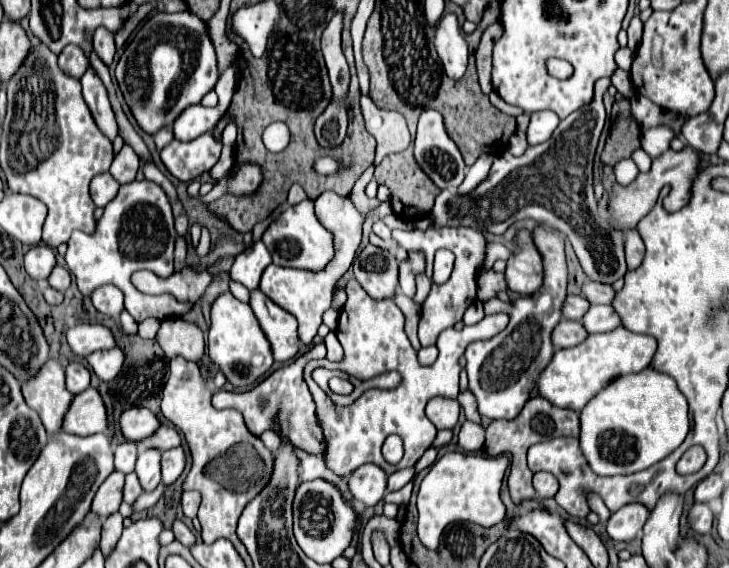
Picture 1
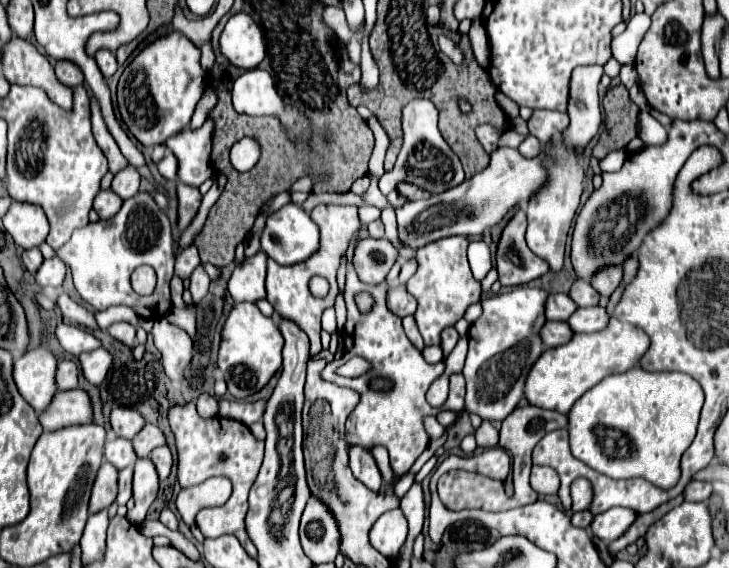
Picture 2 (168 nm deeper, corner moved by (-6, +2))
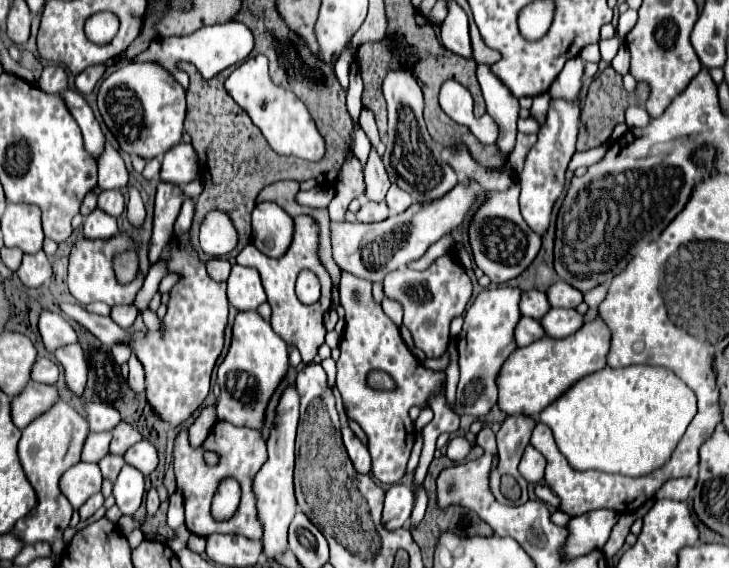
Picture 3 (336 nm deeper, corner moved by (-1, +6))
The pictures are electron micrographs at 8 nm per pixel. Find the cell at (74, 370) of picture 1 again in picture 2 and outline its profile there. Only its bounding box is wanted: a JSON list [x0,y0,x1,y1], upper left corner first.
[58,361,78,391]

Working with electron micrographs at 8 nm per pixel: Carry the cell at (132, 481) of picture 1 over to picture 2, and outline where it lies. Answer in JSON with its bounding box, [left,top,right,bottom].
[118,467,132,505]

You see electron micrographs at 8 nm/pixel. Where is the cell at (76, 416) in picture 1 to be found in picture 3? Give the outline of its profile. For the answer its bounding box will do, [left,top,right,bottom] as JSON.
[11,383,59,429]

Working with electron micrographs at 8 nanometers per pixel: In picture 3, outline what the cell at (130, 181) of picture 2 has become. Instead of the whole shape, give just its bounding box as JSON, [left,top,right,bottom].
[97,189,125,217]

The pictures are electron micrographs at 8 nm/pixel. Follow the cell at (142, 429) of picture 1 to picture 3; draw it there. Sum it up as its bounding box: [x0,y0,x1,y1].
[85,403,119,433]

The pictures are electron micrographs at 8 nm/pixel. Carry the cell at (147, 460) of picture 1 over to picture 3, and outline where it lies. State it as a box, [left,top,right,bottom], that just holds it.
[113,465,145,515]

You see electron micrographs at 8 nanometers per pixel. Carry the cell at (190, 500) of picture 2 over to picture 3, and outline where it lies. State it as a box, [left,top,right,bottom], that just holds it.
[167,493,185,527]

